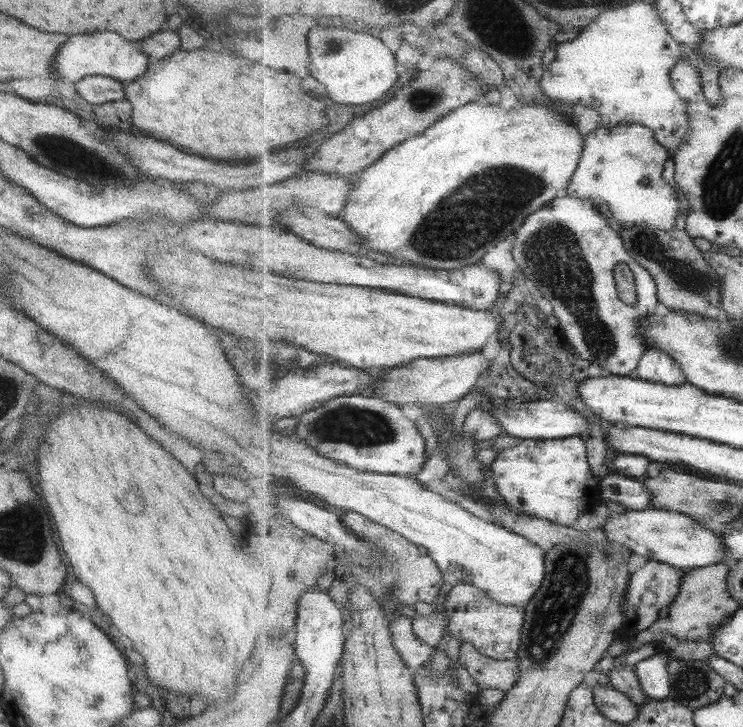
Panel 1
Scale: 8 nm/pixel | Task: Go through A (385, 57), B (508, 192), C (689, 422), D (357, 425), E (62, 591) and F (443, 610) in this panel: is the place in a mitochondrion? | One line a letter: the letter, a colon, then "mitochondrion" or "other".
A: other
B: mitochondrion
C: other
D: mitochondrion
E: other
F: other

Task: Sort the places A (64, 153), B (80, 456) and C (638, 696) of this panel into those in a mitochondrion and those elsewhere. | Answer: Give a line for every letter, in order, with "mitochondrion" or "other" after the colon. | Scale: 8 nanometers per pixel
A: mitochondrion
B: other
C: other

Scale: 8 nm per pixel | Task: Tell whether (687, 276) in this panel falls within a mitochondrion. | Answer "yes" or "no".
yes

